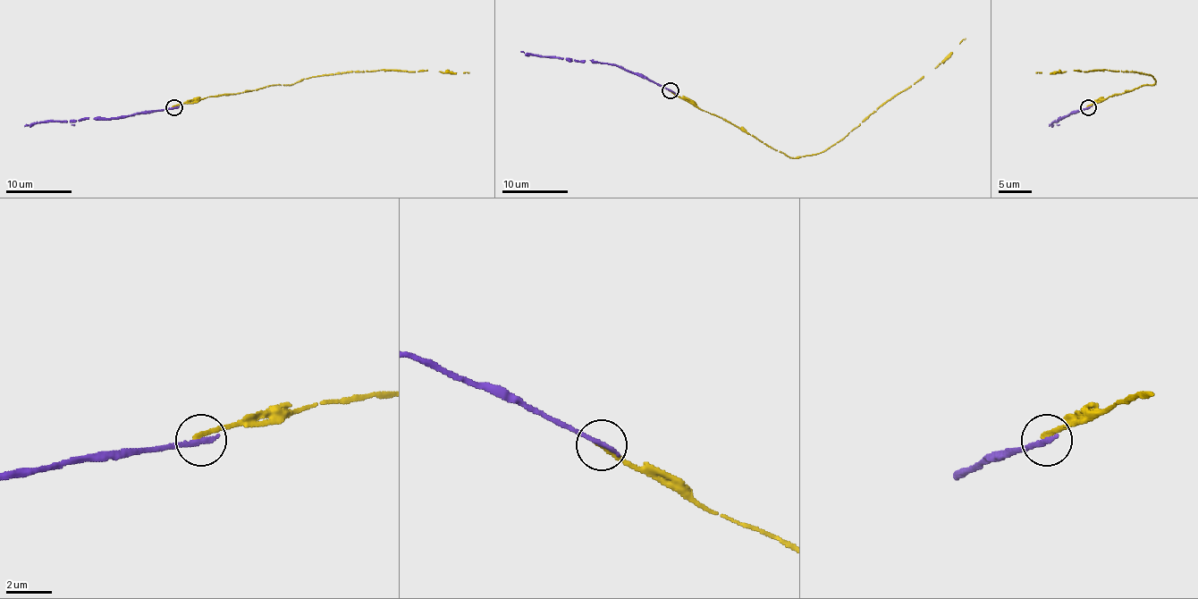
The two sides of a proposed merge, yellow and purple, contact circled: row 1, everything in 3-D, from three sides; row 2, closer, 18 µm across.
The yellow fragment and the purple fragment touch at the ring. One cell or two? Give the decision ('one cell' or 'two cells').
two cells

